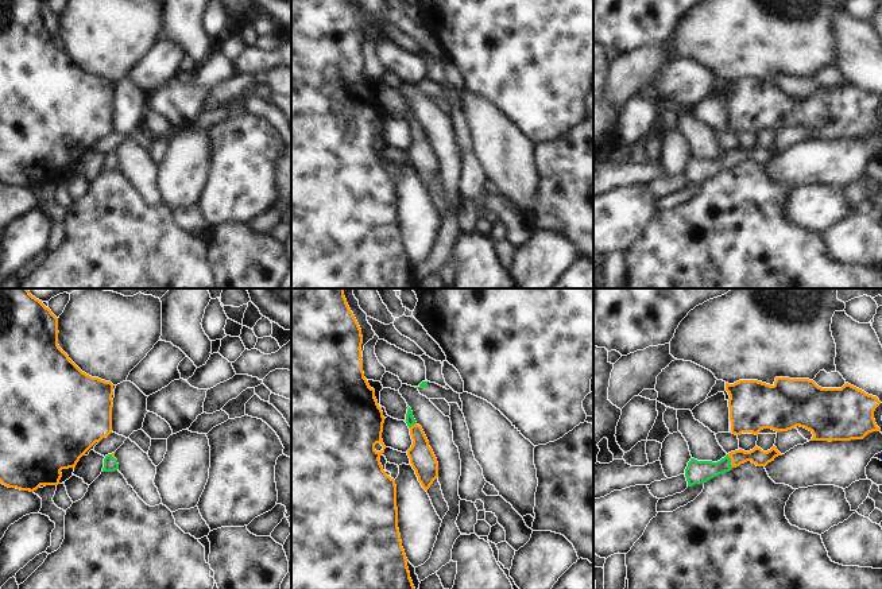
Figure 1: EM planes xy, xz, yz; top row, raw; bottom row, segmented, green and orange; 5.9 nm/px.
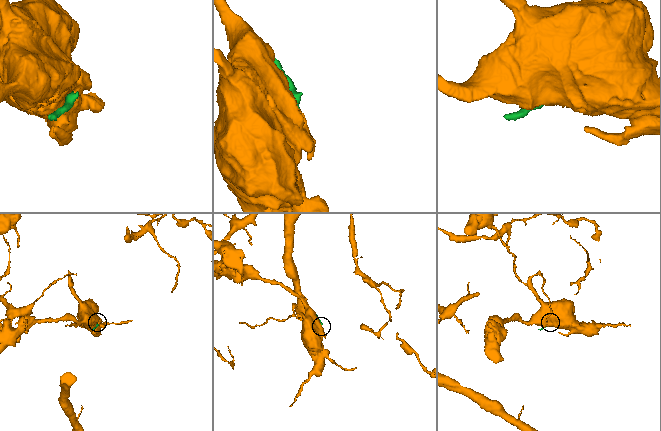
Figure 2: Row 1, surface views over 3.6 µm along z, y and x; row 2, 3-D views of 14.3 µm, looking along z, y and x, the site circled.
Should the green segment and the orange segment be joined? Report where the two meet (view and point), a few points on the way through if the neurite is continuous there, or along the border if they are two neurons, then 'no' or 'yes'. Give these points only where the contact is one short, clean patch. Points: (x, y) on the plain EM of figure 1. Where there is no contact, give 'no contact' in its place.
contact yz (730, 159); way yz (697, 170), (715, 167), (730, 159), (739, 154), (757, 154); yes

